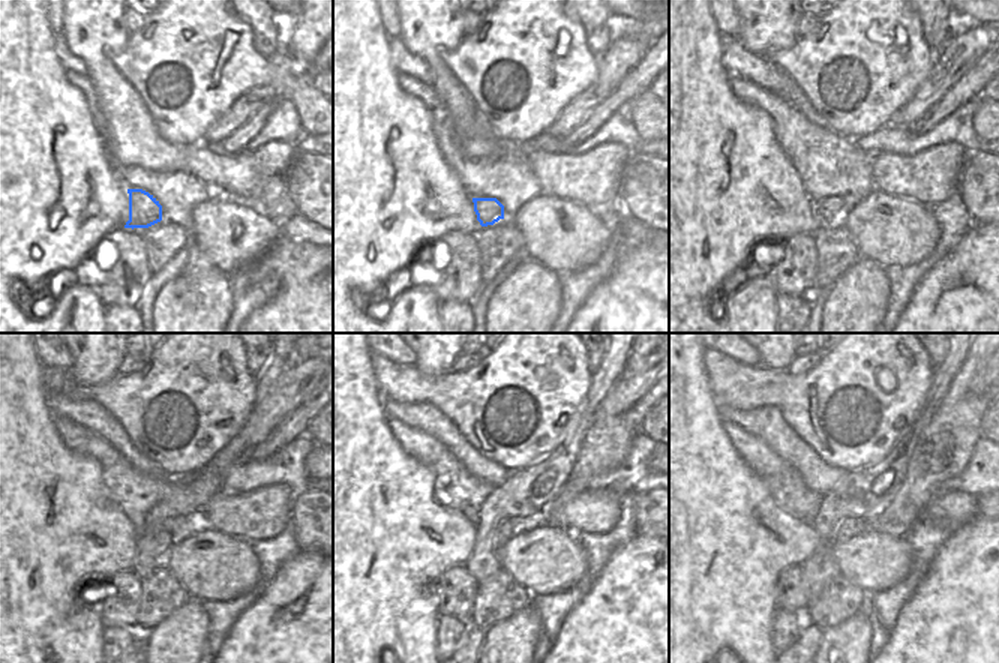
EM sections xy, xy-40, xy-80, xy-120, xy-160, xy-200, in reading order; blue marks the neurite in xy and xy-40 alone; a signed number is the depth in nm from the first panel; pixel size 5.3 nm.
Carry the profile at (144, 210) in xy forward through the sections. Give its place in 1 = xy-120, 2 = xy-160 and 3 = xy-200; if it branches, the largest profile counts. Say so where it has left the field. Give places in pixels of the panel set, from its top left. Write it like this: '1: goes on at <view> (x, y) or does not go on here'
1: goes on at xy-120 (164, 542)
2: goes on at xy-160 (510, 528)
3: goes on at xy-200 (848, 527)

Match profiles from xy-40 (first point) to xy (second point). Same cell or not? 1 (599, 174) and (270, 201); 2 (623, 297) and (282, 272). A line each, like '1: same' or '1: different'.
1: different
2: different

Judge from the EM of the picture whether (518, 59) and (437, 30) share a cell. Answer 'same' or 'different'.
different

